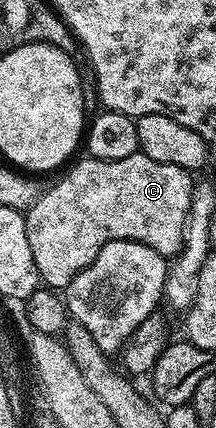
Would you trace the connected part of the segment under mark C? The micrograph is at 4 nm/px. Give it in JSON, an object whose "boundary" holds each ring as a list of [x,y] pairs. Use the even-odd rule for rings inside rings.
{"boundary":[[[140,152],[123,160],[85,156],[82,162],[76,162],[60,175],[62,178],[50,190],[41,190],[36,195],[25,214],[31,256],[35,256],[35,268],[41,282],[48,289],[64,292],[71,280],[75,280],[75,276],[79,276],[79,272],[87,268],[87,264],[91,264],[95,256],[99,256],[108,242],[115,240],[147,244],[160,254],[176,255],[181,249],[185,221],[189,218],[189,207],[192,205],[192,193],[195,189],[194,175],[190,171],[175,164],[159,164],[159,160],[151,160],[151,156]]]}

